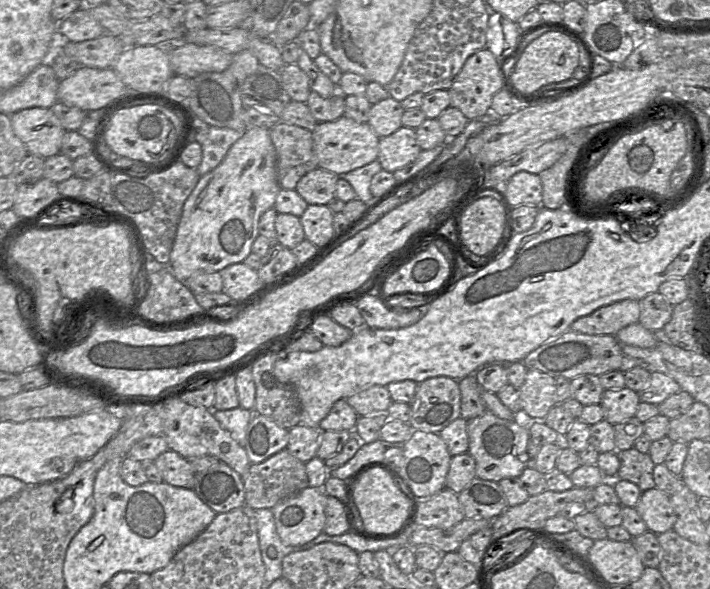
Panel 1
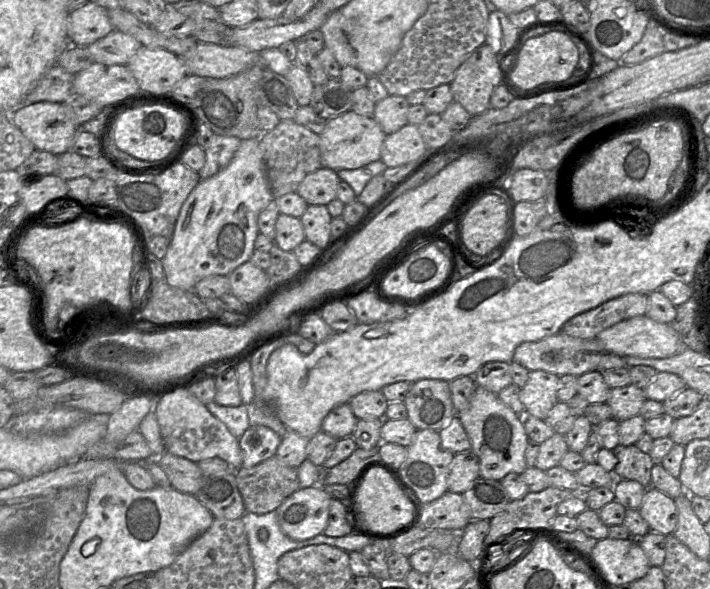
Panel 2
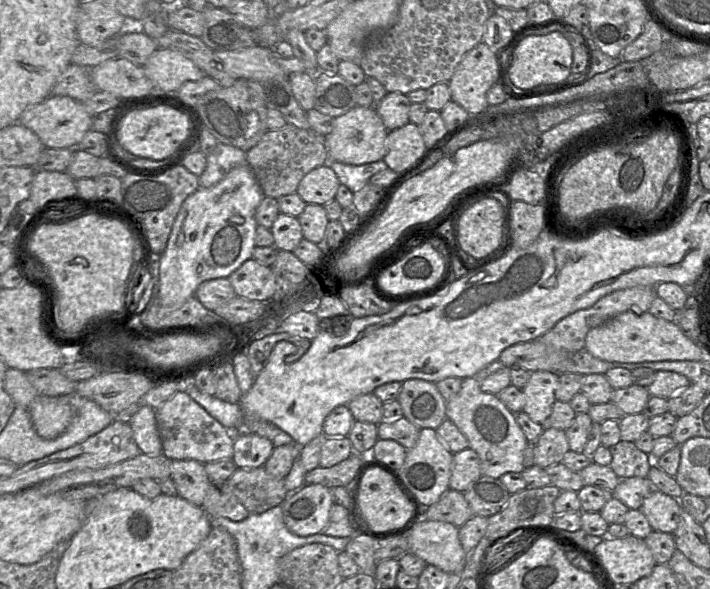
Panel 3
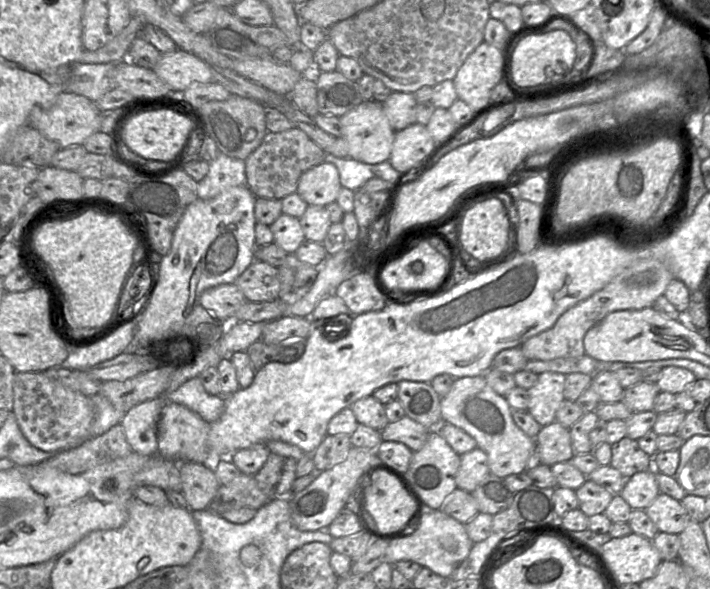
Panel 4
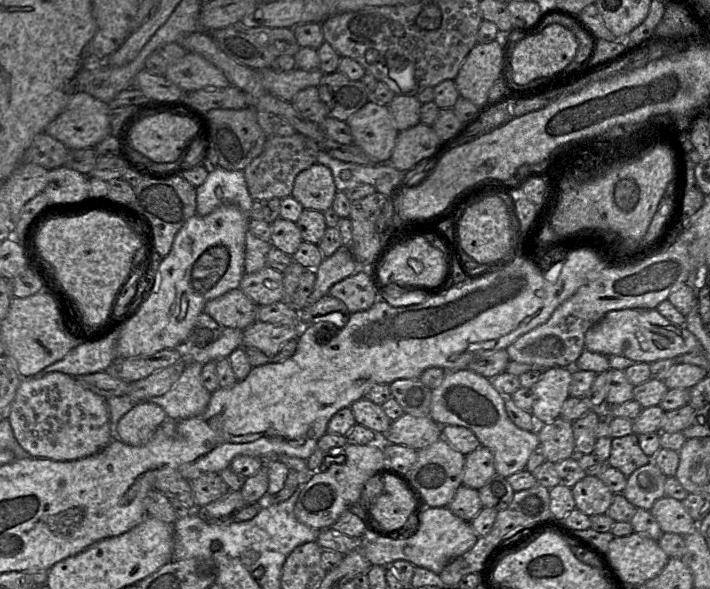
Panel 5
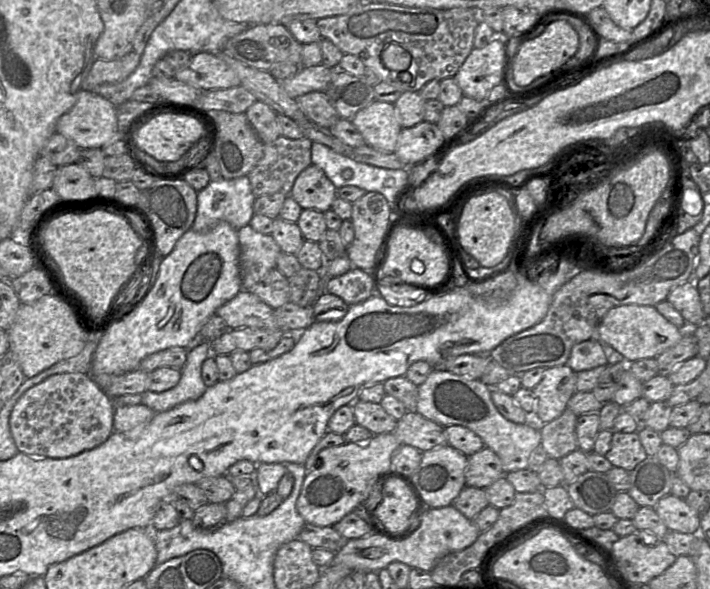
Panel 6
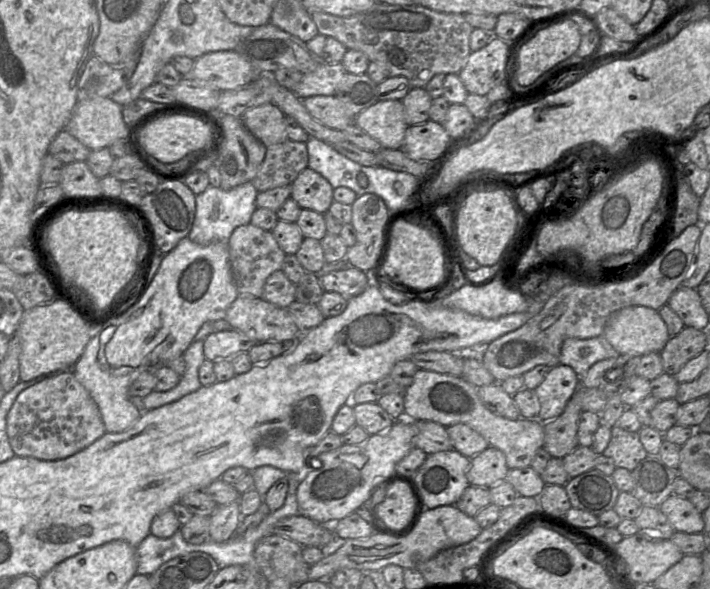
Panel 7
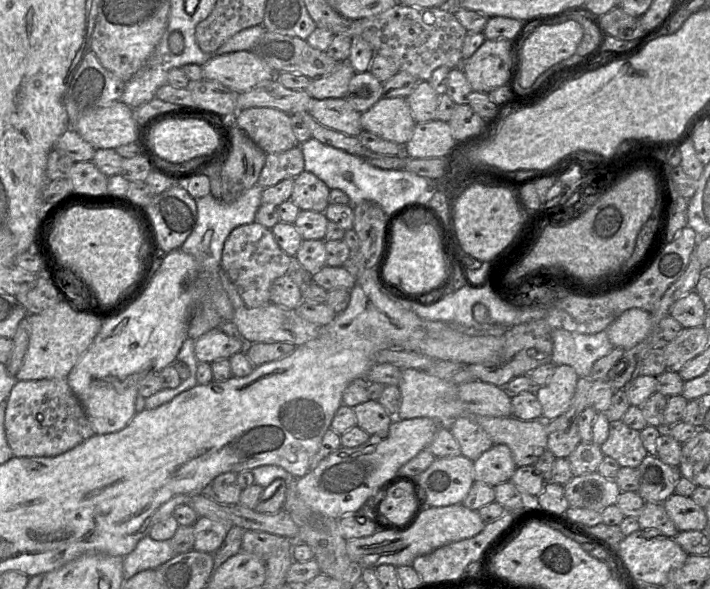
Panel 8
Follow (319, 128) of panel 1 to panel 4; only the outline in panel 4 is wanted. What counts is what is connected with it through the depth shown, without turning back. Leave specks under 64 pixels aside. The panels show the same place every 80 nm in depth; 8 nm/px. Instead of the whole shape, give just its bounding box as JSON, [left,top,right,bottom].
[340,100,395,164]

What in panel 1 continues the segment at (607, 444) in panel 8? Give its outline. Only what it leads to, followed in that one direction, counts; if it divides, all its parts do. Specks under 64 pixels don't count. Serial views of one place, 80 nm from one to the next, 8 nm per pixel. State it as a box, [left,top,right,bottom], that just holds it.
[616,447,655,492]

